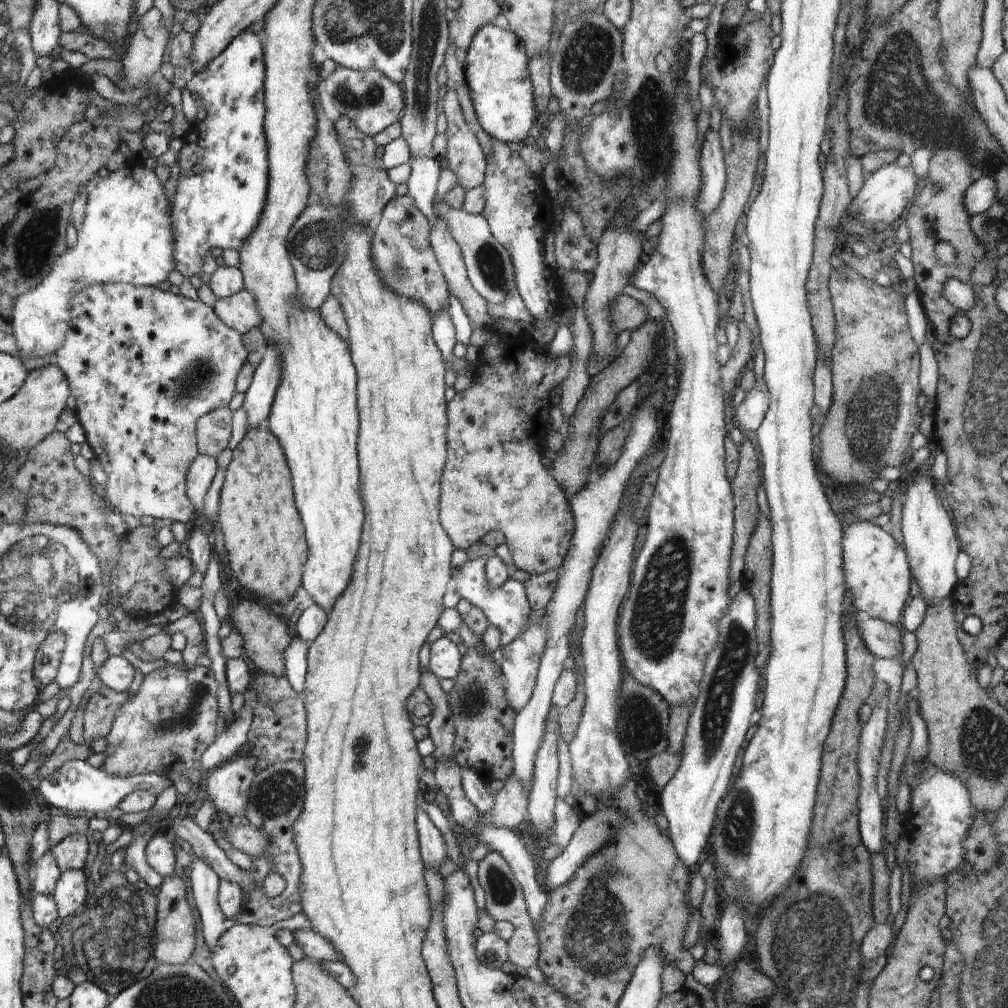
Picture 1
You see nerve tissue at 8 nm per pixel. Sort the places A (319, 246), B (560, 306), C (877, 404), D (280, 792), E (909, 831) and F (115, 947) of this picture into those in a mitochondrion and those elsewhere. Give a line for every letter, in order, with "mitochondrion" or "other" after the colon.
A: mitochondrion
B: other
C: mitochondrion
D: mitochondrion
E: other
F: mitochondrion

